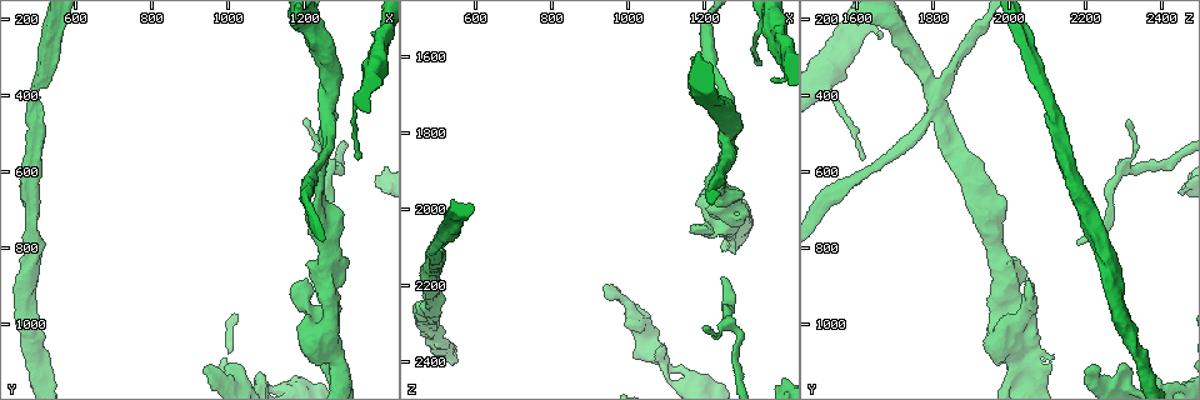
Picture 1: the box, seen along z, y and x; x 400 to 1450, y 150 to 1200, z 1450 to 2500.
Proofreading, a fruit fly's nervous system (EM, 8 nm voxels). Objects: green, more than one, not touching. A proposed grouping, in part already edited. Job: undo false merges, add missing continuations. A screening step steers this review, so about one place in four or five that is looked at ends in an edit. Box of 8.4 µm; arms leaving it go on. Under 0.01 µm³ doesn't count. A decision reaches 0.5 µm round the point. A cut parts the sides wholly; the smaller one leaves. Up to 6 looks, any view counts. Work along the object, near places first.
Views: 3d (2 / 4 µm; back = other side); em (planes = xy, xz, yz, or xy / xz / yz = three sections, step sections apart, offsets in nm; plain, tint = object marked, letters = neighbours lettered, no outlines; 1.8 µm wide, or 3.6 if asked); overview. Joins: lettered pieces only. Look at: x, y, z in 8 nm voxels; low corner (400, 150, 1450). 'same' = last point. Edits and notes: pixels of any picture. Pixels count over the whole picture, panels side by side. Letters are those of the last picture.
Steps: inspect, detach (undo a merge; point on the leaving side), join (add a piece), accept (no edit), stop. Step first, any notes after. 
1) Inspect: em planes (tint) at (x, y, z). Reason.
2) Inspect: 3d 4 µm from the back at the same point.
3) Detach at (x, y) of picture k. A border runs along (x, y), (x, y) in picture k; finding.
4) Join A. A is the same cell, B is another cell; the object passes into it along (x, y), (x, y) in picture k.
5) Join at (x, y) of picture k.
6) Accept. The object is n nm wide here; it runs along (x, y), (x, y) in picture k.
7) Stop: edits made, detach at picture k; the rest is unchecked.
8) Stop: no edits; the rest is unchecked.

Inspect: 3d 4 µm at (950, 1130, 2200). Branch stops here.

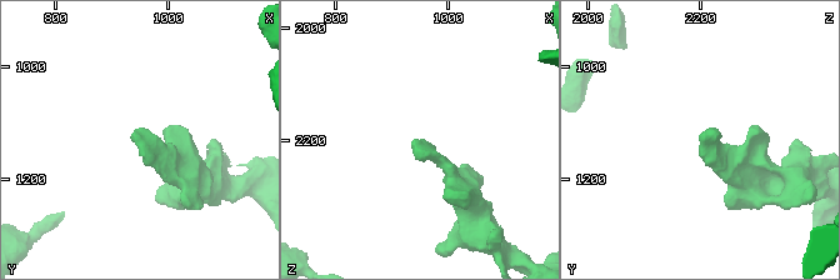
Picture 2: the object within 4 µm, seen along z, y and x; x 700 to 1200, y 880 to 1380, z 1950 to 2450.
Inspect: em planes (letters) at (945, 1125, 2195).

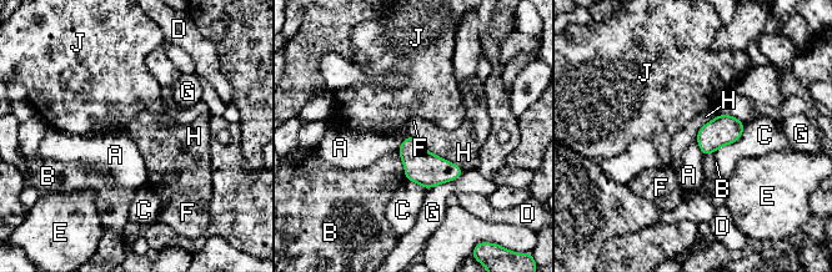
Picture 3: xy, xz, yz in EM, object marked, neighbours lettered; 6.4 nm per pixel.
Accept. A, B, C, D, E, F, G, H and J are other cells; a border runs along (414, 136), (429, 151), (464, 170) in picture 3; no lettered piece goes on from it.

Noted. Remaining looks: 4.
Inspect: 3d 2 µm from the back at (1075, 1130, 2375). Free end.

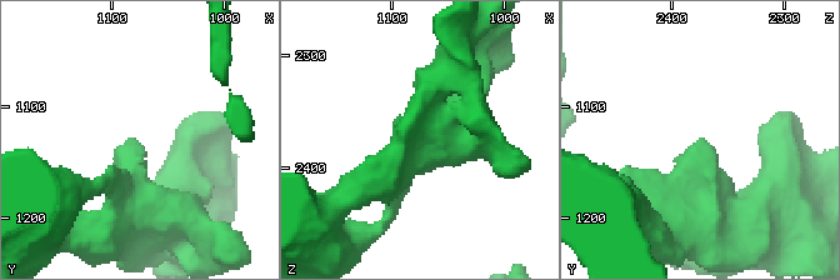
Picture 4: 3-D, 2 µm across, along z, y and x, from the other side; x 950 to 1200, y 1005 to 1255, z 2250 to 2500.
Inspect: em planes (letters) at (1076, 1132, 2372). Shape alone is not enough.

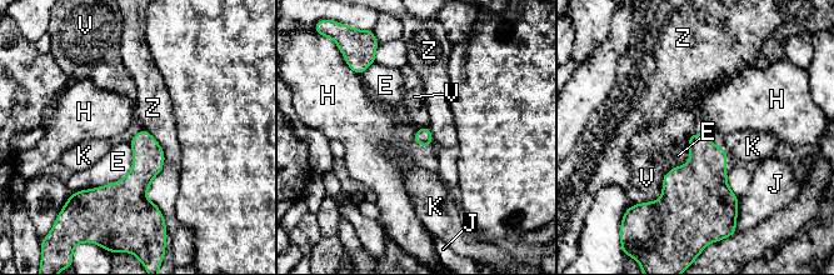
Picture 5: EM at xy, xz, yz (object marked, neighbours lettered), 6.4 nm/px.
Accept. E, H, J, K, V and Z are other cells; a border runs along (662, 193), (658, 199), (642, 203) in picture 5; no lettered piece goes on from it.

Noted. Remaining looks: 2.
Inspect: em xy step 8 (letters) at (1380, 245, 1670). Branch stops here.

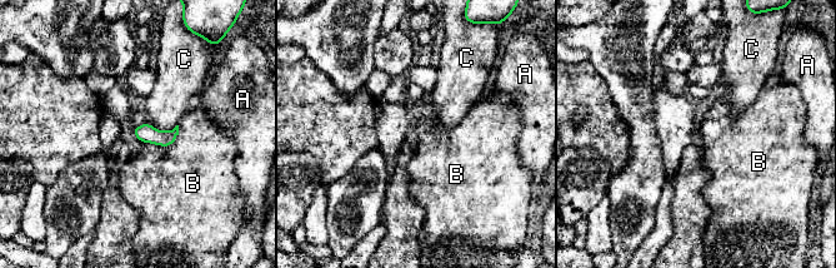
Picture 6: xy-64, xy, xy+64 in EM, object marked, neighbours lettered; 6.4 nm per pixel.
Inspect: em planes (letters) at the same point. Cut it another way.

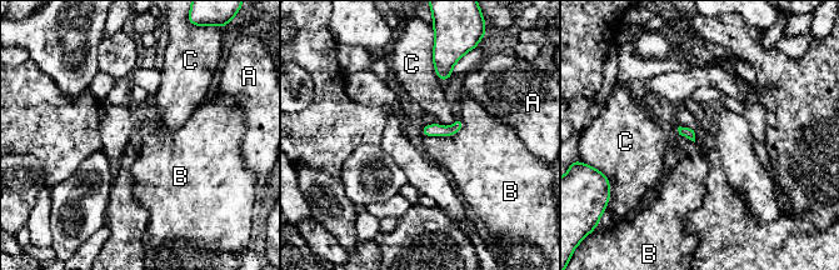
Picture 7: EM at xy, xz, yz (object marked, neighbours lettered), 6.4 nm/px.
Accept. A, B and C are other cells; a border runs along (464, 121), (455, 134), (423, 136) in picture 7; none of them fits.

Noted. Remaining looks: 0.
Stop: no edits; the rest is unchecked.

